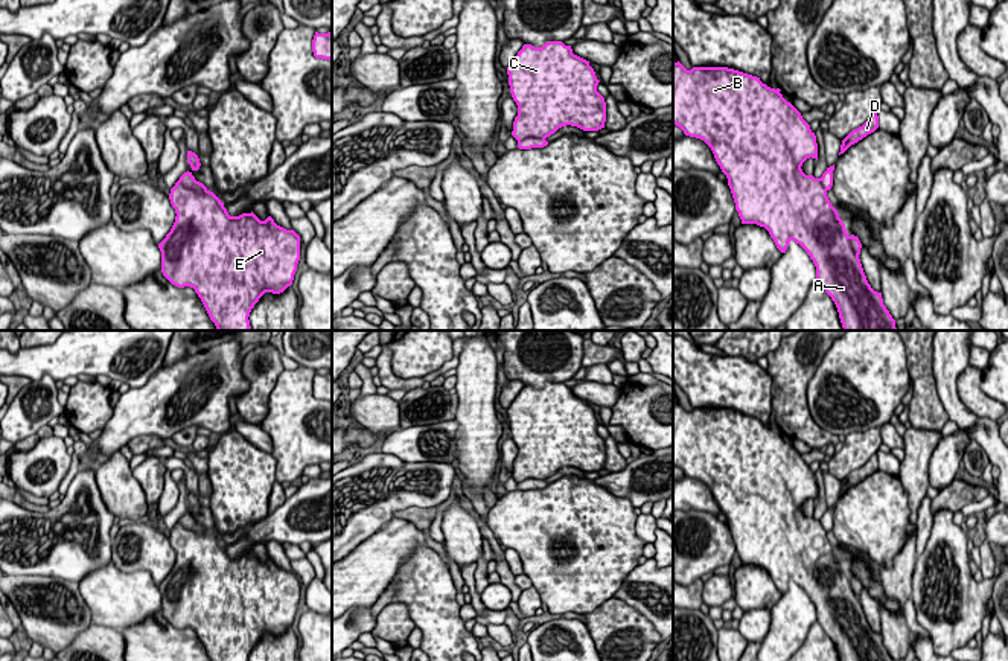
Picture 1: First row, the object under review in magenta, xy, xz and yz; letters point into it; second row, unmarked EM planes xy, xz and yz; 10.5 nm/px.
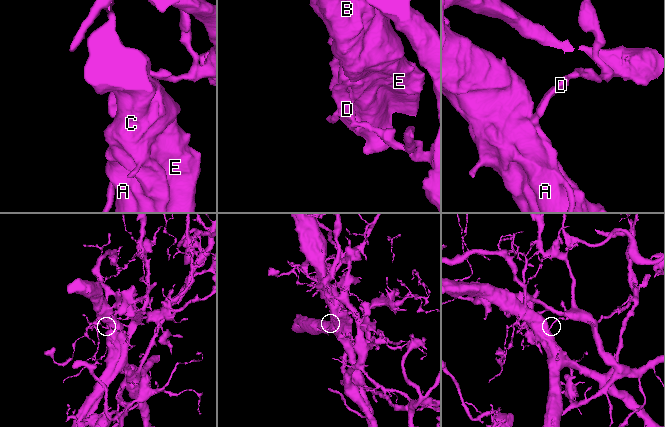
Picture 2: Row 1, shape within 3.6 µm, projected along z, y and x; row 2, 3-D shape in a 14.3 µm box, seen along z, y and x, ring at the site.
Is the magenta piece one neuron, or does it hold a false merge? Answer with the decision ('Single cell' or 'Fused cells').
Fused cells

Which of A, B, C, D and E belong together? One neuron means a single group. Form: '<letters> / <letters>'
A B C E / D

